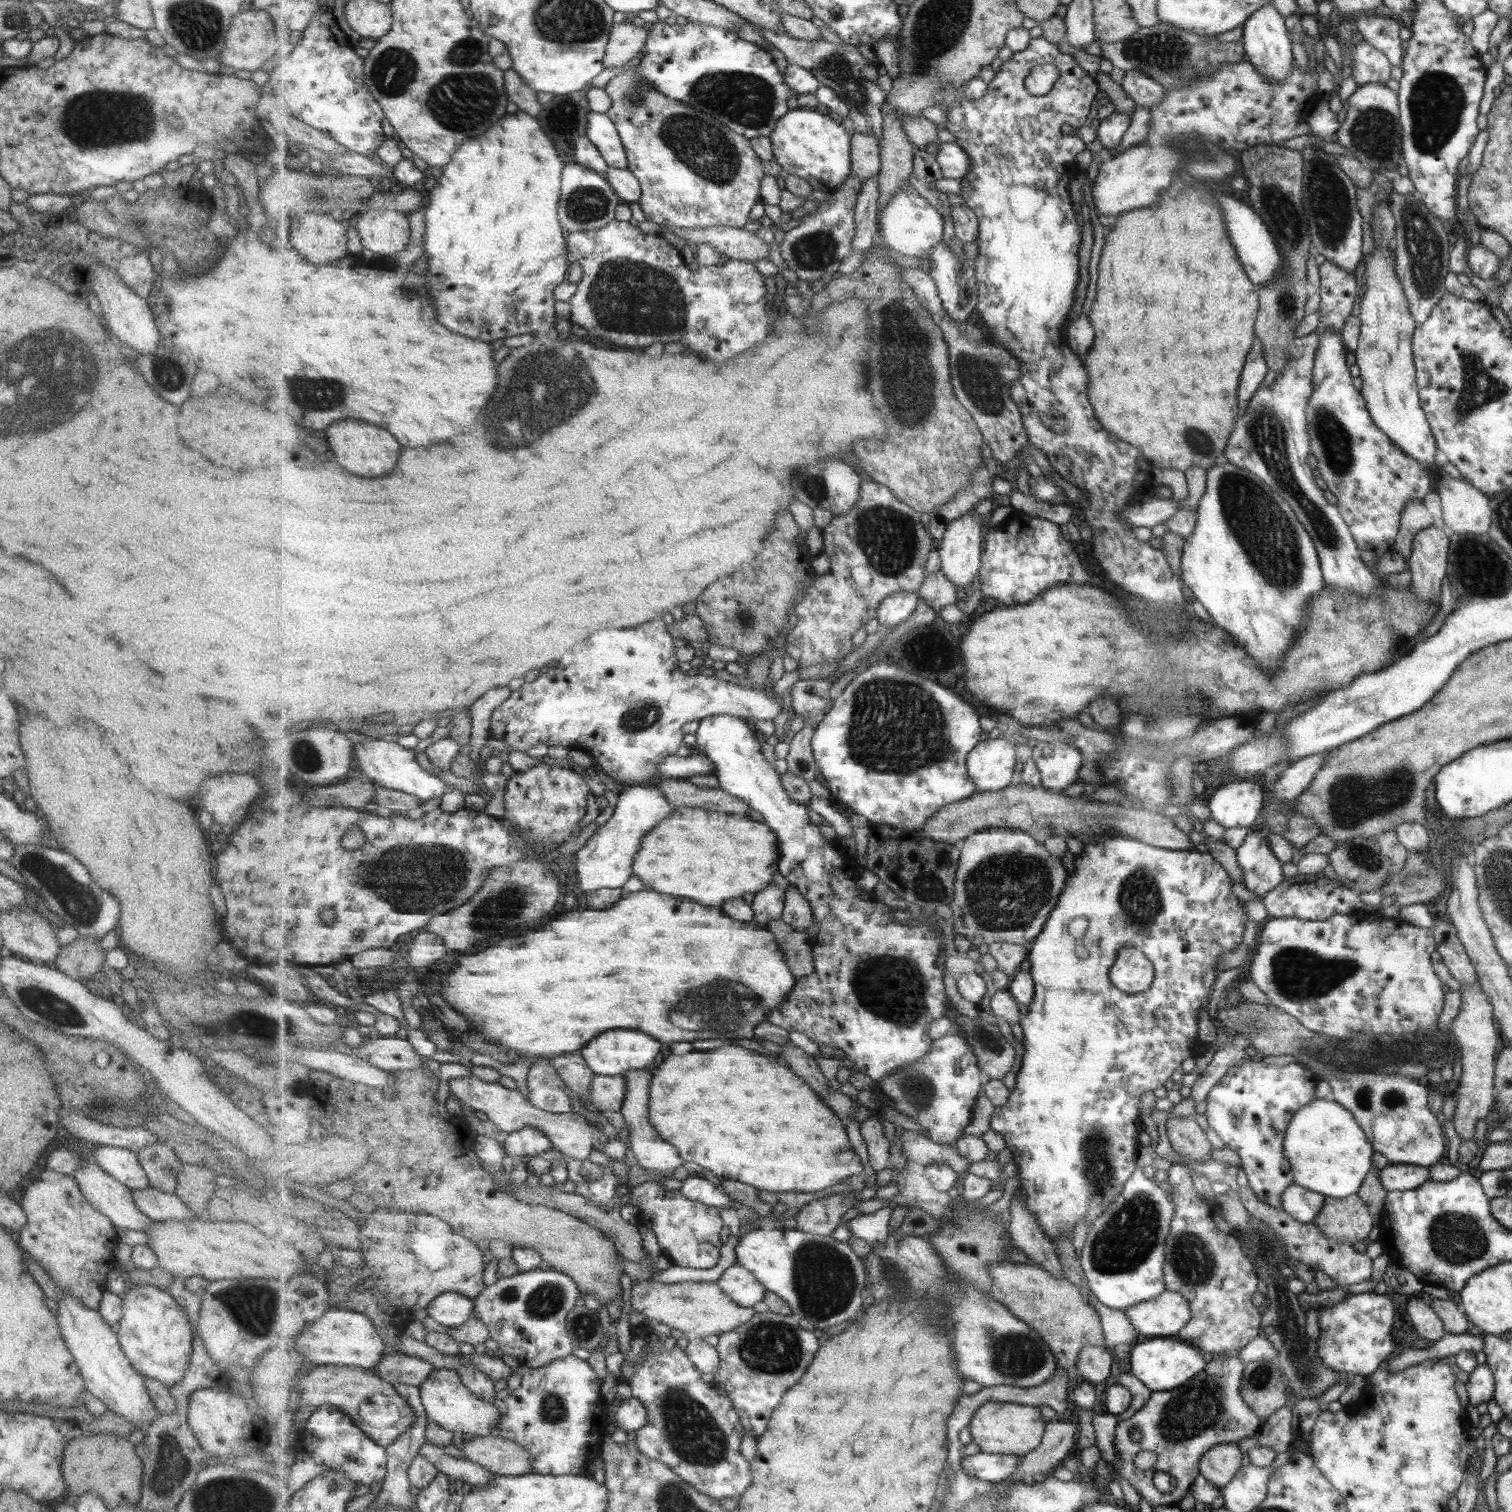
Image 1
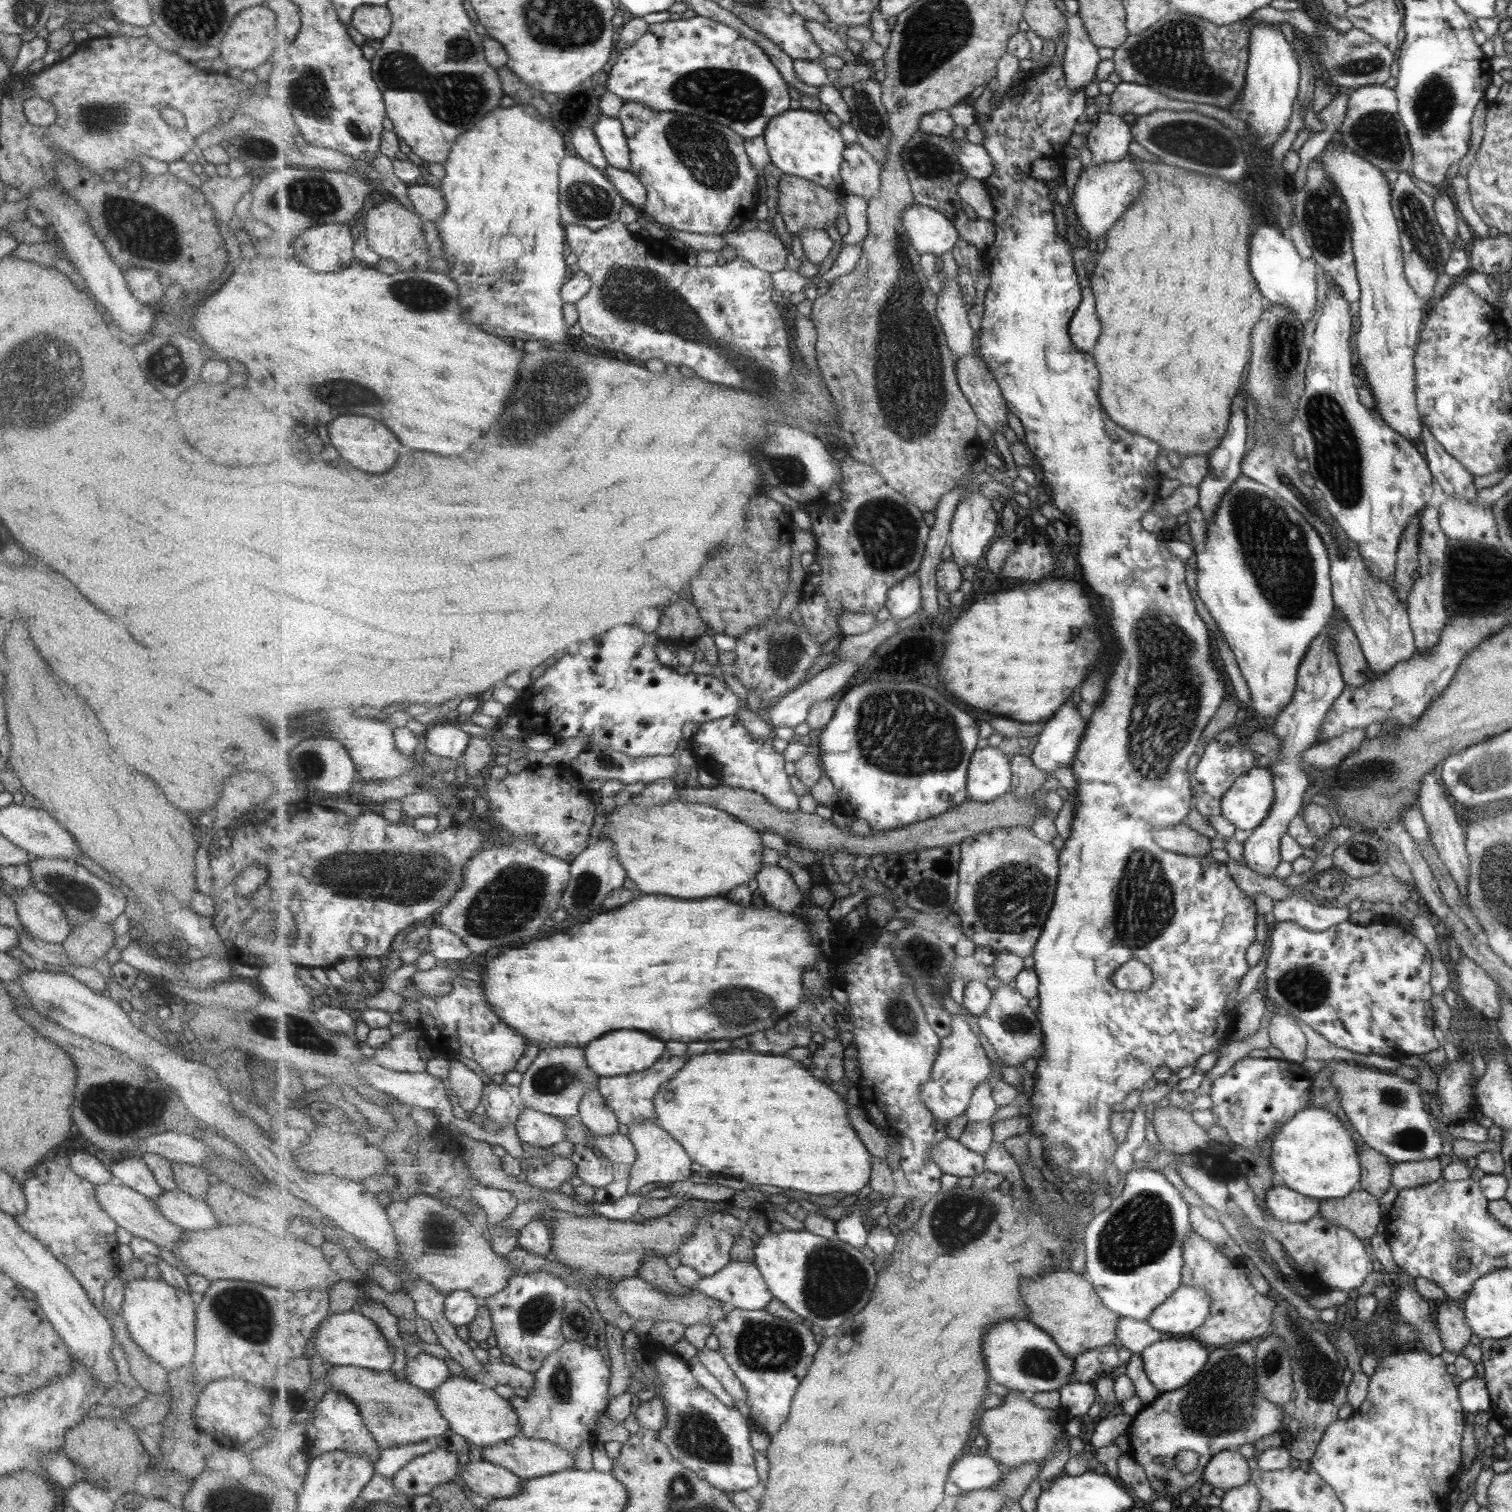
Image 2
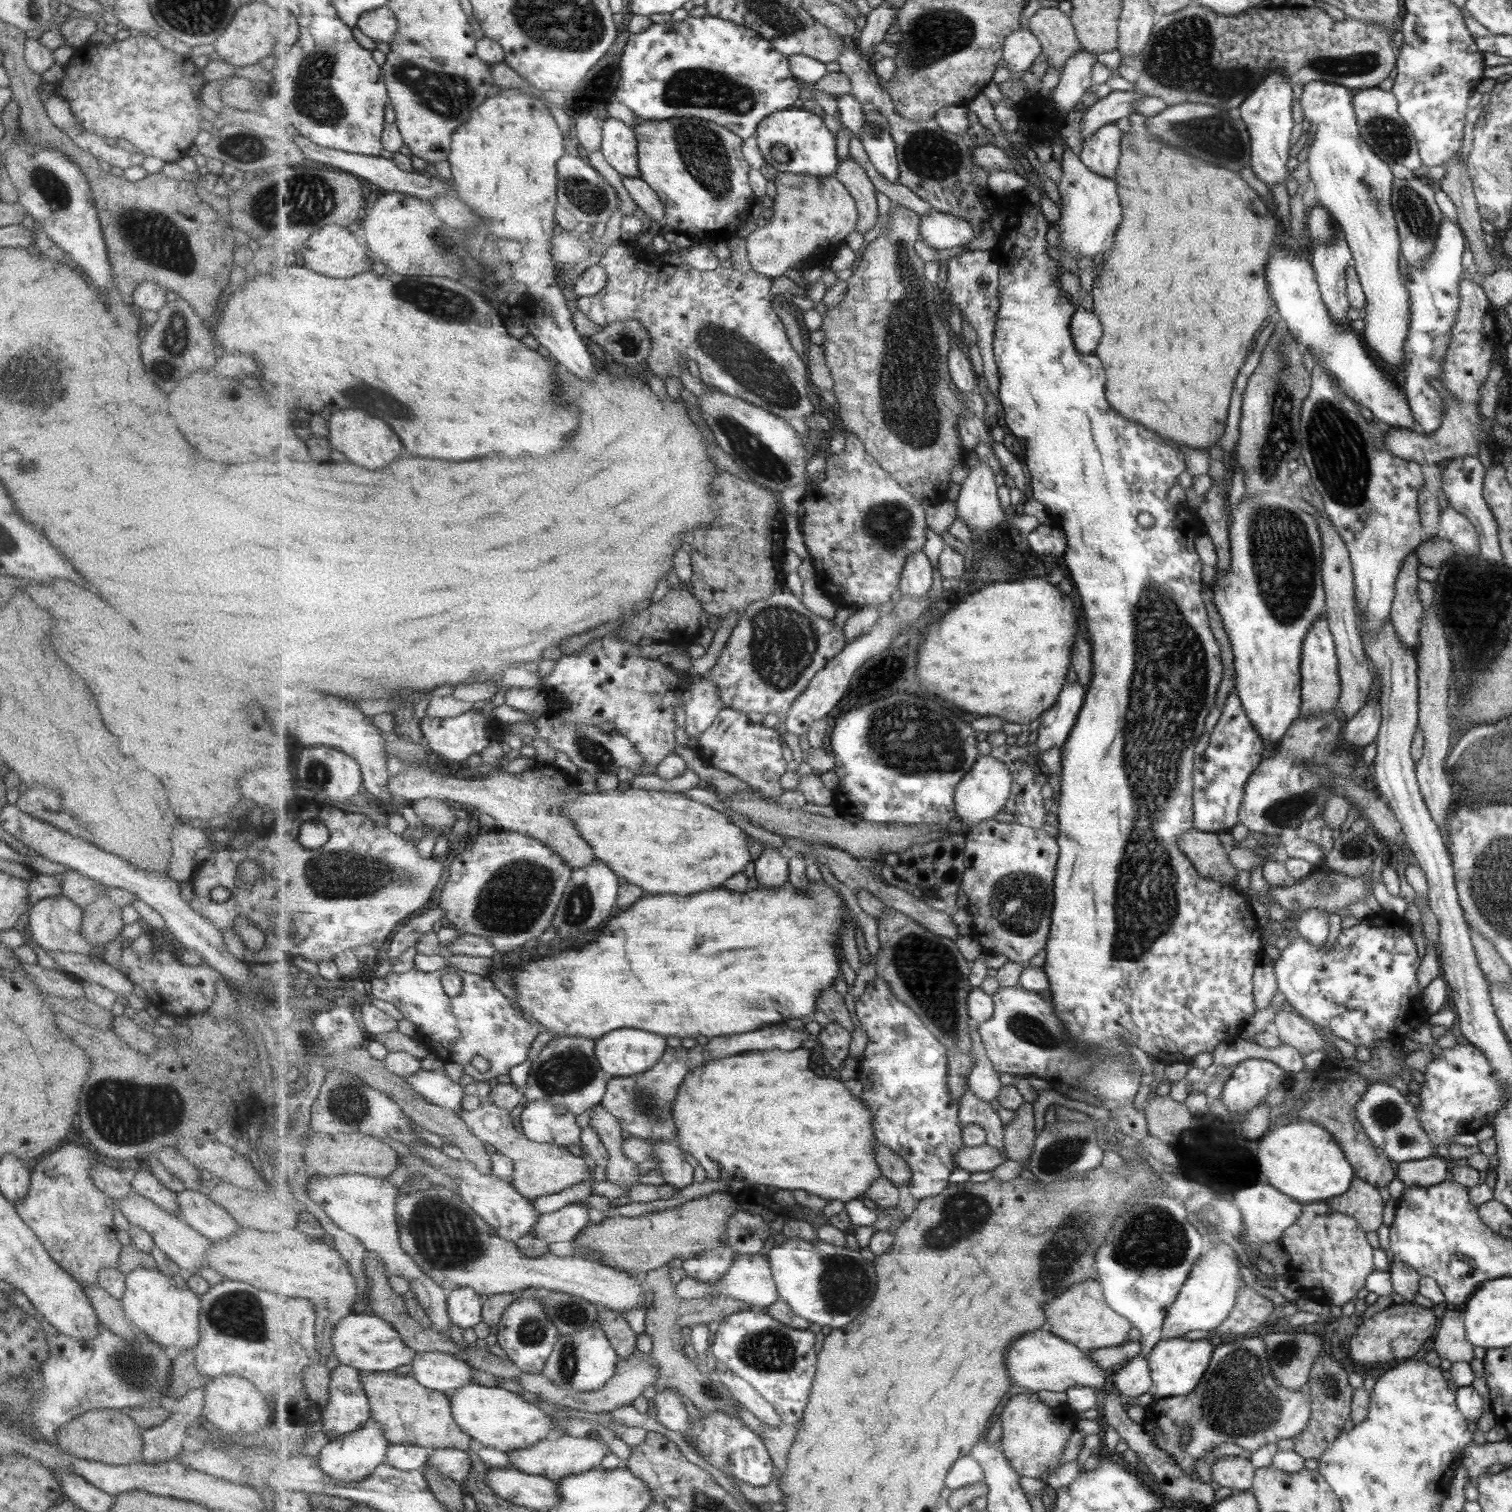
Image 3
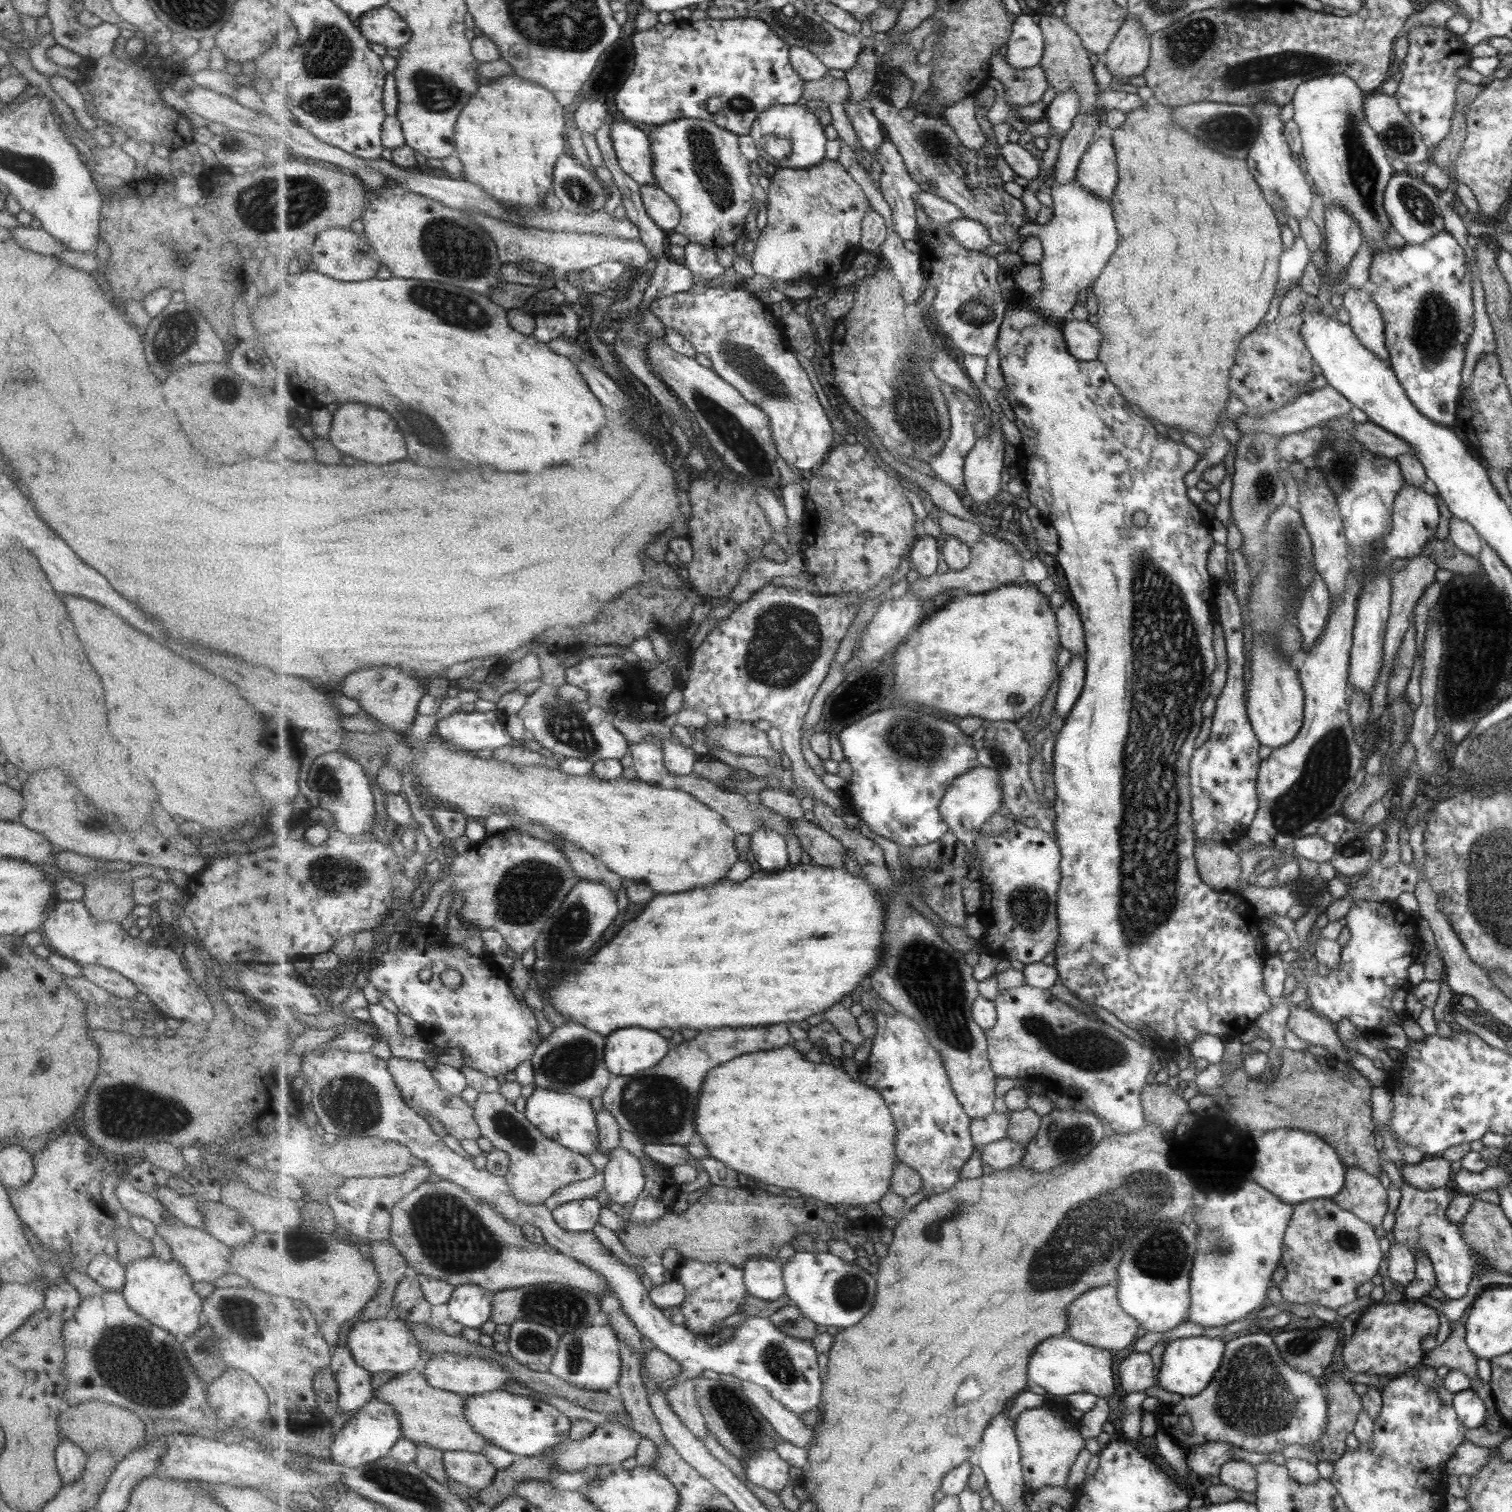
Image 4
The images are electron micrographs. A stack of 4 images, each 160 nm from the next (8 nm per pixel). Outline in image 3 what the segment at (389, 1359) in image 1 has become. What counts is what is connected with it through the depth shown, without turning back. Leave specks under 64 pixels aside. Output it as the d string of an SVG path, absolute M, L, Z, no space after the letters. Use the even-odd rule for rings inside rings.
M416 1352L411 1373L425 1388L450 1394L473 1382L472 1368L467 1361L451 1353Z

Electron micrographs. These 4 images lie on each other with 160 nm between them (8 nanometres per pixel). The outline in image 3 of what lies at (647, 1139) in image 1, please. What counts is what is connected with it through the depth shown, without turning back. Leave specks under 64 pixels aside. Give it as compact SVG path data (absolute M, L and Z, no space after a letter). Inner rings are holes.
M653 1139L649 1141L652 1141L655 1147L654 1159L659 1163L659 1170L666 1184L683 1189L695 1182L693 1166L687 1162L677 1140Z

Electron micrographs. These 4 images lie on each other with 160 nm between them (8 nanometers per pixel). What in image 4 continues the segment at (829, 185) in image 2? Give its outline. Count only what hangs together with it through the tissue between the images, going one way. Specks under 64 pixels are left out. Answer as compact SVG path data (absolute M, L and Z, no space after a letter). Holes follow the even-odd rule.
M776 105L769 108L769 110L759 115L759 118L753 125L751 135L757 143L762 158L774 165L776 170L782 168L805 169L816 167L818 164L823 163L826 159L825 156L827 156L827 142L829 142L829 139L826 135L826 126L820 121L820 117L806 105ZM767 134L777 134L777 138L783 138L783 140L791 142L792 151L787 160L776 160L767 152L765 142L761 142Z

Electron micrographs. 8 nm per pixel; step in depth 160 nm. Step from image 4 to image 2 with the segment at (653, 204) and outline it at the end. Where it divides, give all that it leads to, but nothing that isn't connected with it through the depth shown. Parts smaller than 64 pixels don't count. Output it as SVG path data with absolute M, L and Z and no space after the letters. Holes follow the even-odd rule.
M611 165L606 168L605 173L627 204L633 205L640 210L643 209L645 204L647 204L649 194L647 194L645 185L636 174L628 170L619 170Z

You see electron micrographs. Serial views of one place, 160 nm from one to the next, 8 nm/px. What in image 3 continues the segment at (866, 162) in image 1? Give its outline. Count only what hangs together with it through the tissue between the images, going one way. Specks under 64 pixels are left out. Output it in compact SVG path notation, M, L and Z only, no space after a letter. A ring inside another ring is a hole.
M848 154L846 159L840 161L836 175L856 198L857 209L860 212L857 231L865 234L873 226L879 225L881 219L879 204L877 204L877 190L863 165L859 164L853 155Z

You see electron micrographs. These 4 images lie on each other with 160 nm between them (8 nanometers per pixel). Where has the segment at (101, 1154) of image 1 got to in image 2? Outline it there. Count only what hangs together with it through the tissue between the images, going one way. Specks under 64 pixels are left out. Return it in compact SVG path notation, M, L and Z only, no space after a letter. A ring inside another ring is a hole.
M137 1156L122 1158L107 1167L111 1176L118 1183L131 1188L134 1192L151 1199L157 1200L157 1196L163 1194L163 1190L156 1184L149 1168Z

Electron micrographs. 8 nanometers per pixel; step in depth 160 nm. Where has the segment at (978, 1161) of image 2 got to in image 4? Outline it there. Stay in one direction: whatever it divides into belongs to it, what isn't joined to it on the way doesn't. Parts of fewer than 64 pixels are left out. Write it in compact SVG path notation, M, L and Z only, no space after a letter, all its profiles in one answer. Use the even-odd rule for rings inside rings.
M1007 1136L1003 1140L983 1145L981 1161L994 1171L1003 1171L1019 1165L1025 1152L1028 1152L1028 1148L1024 1144Z

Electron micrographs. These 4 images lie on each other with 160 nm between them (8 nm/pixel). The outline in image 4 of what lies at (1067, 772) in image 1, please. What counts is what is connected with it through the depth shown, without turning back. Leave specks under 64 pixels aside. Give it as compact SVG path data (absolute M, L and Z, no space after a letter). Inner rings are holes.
M1072 655L1071 661L1061 669L1060 683L1056 694L1054 709L1058 718L1065 720L1071 715L1077 701L1081 699L1085 676L1084 659Z

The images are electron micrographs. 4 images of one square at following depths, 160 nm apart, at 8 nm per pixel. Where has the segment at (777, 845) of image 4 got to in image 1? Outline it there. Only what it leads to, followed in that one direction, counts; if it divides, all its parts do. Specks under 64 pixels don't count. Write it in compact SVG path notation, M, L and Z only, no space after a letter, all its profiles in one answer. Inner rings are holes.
M772 882L769 888L758 892L753 899L754 920L761 926L766 926L769 922L782 918L785 899L786 889L783 891Z

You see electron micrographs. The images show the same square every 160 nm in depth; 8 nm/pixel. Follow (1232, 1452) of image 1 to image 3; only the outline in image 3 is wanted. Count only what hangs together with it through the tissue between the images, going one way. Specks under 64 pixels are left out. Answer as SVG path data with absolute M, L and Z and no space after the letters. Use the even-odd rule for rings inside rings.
M1220 1456L1210 1466L1210 1477L1219 1486L1234 1492L1247 1491L1252 1486L1255 1469L1250 1460L1238 1456Z

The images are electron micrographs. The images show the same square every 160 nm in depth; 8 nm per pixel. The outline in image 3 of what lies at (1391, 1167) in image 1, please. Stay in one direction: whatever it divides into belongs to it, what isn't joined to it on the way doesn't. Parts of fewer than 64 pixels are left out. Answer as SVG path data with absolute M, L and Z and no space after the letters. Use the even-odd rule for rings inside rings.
M1437 1155L1423 1160L1397 1163L1397 1179L1405 1188L1427 1188L1444 1183L1449 1177L1450 1162Z

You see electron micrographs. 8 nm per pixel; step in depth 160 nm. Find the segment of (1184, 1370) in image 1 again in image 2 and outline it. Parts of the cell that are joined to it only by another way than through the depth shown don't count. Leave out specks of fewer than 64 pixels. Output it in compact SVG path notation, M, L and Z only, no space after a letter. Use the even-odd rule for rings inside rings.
M1165 1339L1152 1342L1140 1352L1142 1369L1149 1382L1160 1392L1169 1392L1187 1384L1204 1367L1207 1350L1193 1339Z

